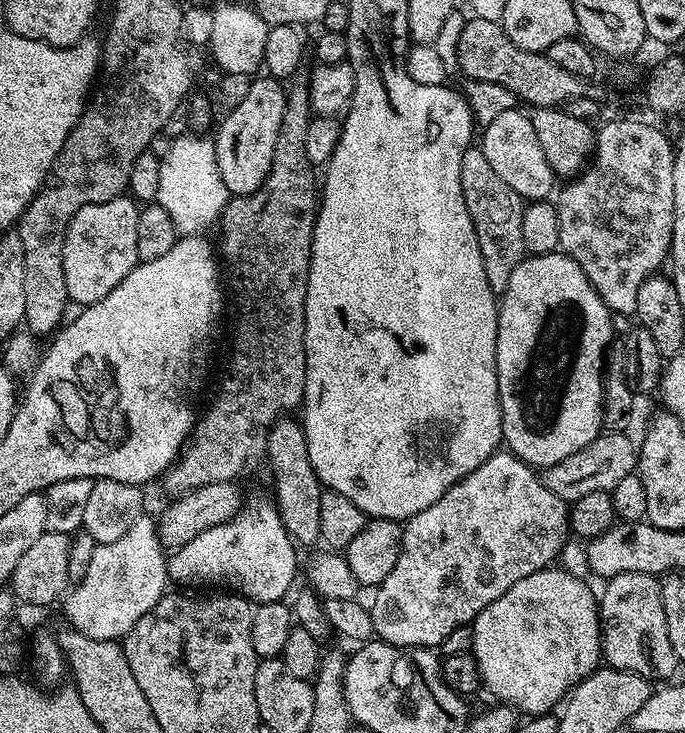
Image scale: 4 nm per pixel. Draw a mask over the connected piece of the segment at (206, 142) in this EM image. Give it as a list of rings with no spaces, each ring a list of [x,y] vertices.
[[[196,134],[200,136],[180,136],[168,148],[168,153],[160,156],[160,169],[162,174],[158,178],[158,194],[155,203],[161,204],[170,214],[177,233],[200,234],[217,223],[224,208],[228,205],[230,193],[226,190],[226,182],[222,182],[222,174],[218,170],[216,157],[216,142],[211,135]]]

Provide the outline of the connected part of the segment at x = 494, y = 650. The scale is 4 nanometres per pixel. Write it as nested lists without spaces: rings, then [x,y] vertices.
[[[556,567],[543,568],[522,578],[522,582],[514,582],[498,602],[490,602],[470,625],[471,653],[480,671],[481,685],[488,687],[489,694],[497,696],[501,705],[515,708],[517,713],[529,717],[551,713],[552,707],[559,705],[580,681],[595,672],[602,660],[597,593],[588,589],[586,581]]]

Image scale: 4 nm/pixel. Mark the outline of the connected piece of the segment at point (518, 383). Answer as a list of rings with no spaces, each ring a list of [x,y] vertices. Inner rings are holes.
[[[547,252],[541,256],[525,255],[519,266],[510,274],[510,282],[502,293],[502,299],[498,304],[498,338],[496,339],[496,369],[498,370],[498,394],[500,395],[500,413],[502,414],[502,437],[507,451],[517,456],[519,460],[536,470],[543,470],[562,462],[564,458],[570,458],[572,454],[578,454],[594,438],[599,436],[604,422],[604,374],[606,371],[606,353],[609,351],[612,340],[613,313],[608,311],[602,298],[590,286],[586,274],[582,274],[582,266],[574,262],[563,252]]]

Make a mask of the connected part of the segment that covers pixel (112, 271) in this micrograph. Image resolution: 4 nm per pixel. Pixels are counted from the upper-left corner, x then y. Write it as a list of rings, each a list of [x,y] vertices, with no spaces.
[[[121,194],[110,202],[84,204],[70,218],[62,246],[62,274],[66,274],[68,299],[73,305],[87,306],[106,298],[136,268],[139,213],[137,201]]]

